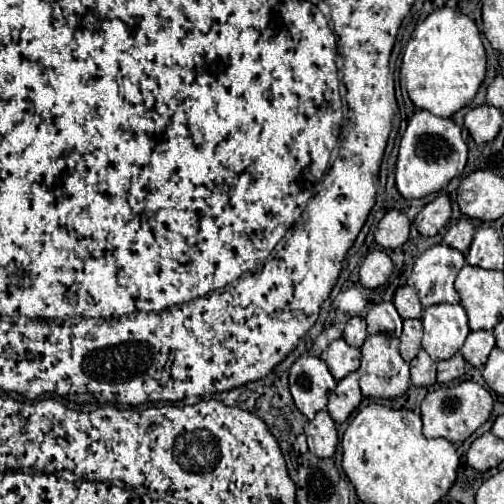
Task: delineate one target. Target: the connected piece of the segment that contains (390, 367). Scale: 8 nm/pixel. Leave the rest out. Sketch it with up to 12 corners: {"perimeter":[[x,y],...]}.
{"perimeter":[[371,334],[361,346],[361,392],[395,398],[409,386],[399,340]]}

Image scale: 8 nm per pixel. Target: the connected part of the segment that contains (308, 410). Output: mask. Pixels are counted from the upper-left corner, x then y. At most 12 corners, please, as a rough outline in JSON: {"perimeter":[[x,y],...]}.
{"perimeter":[[301,356],[291,366],[289,388],[309,420],[327,406],[337,382],[327,364]]}

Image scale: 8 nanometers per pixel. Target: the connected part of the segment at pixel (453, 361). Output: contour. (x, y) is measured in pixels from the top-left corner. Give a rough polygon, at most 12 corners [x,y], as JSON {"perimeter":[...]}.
{"perimeter":[[461,354],[437,362],[437,382],[453,382],[463,376]]}

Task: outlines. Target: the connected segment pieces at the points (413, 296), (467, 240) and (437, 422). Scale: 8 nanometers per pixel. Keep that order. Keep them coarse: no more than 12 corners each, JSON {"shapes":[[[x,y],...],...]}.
{"shapes":[[[397,288],[393,304],[401,318],[421,318],[417,292]],[[467,218],[451,224],[443,242],[467,254],[473,230]],[[477,382],[429,392],[423,436],[467,440],[493,410]]]}

